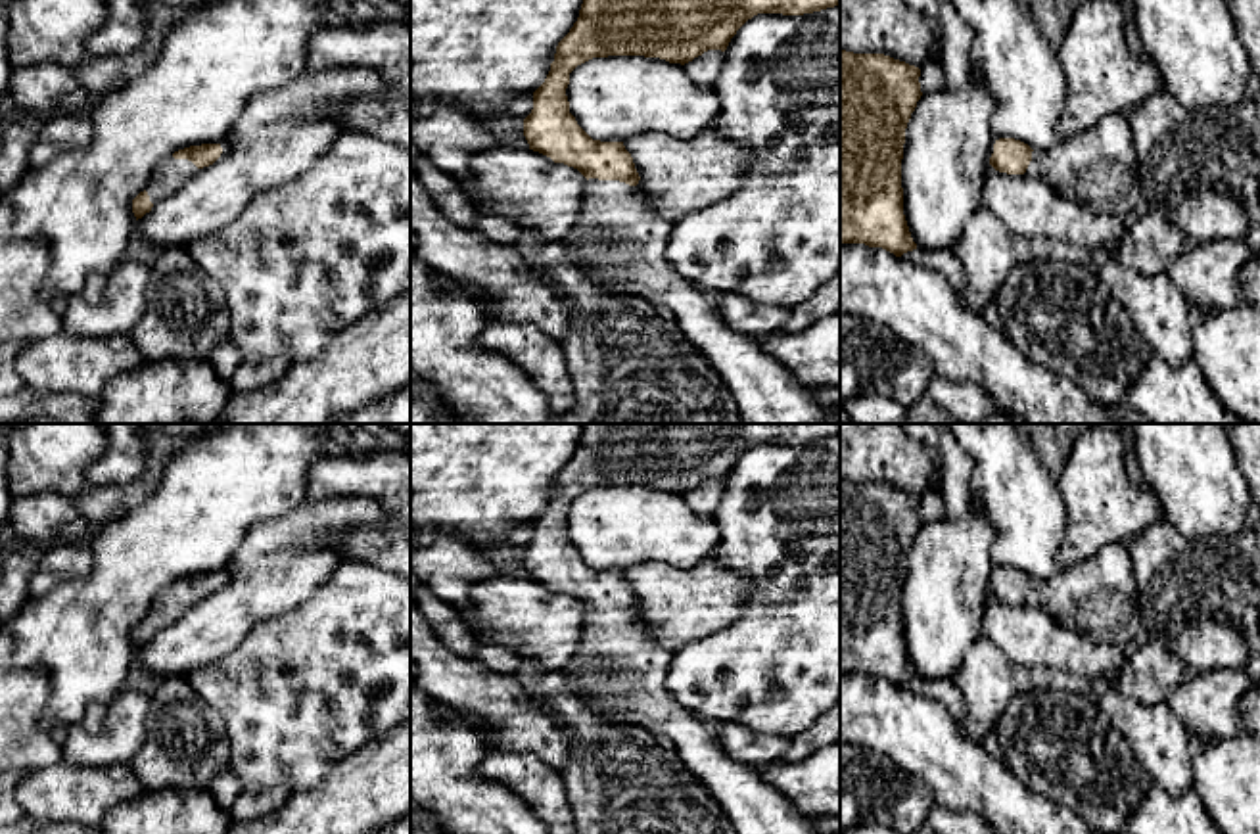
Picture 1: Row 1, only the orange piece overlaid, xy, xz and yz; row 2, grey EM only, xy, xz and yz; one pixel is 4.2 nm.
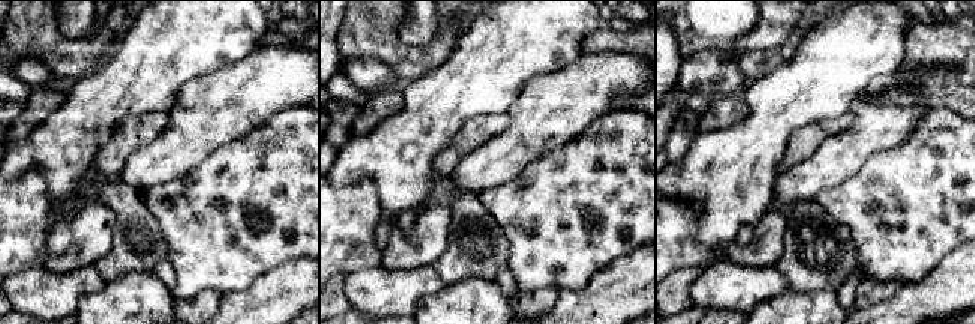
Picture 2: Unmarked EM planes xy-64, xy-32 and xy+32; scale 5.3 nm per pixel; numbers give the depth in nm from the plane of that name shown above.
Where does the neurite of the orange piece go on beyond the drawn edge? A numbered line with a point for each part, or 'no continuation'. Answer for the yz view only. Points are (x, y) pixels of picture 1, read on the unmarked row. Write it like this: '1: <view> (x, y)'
1: yz (1097, 599)

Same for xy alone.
1: xy (169, 604)

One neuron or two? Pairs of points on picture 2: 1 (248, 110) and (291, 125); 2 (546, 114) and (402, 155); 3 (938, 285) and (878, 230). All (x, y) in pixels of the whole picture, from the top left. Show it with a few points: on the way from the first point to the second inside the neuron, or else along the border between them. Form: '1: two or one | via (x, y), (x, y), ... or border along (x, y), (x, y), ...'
1: two | border along (303, 104), (275, 113), (240, 137)
2: two | border along (525, 83), (506, 113)
3: two | border along (953, 251), (924, 276), (903, 285)

